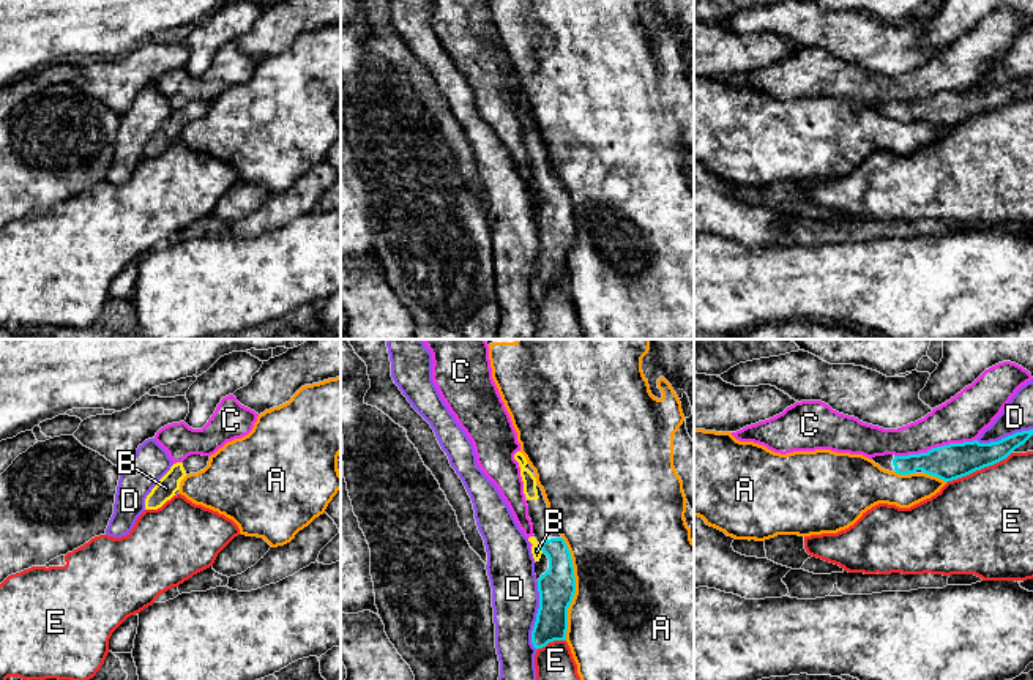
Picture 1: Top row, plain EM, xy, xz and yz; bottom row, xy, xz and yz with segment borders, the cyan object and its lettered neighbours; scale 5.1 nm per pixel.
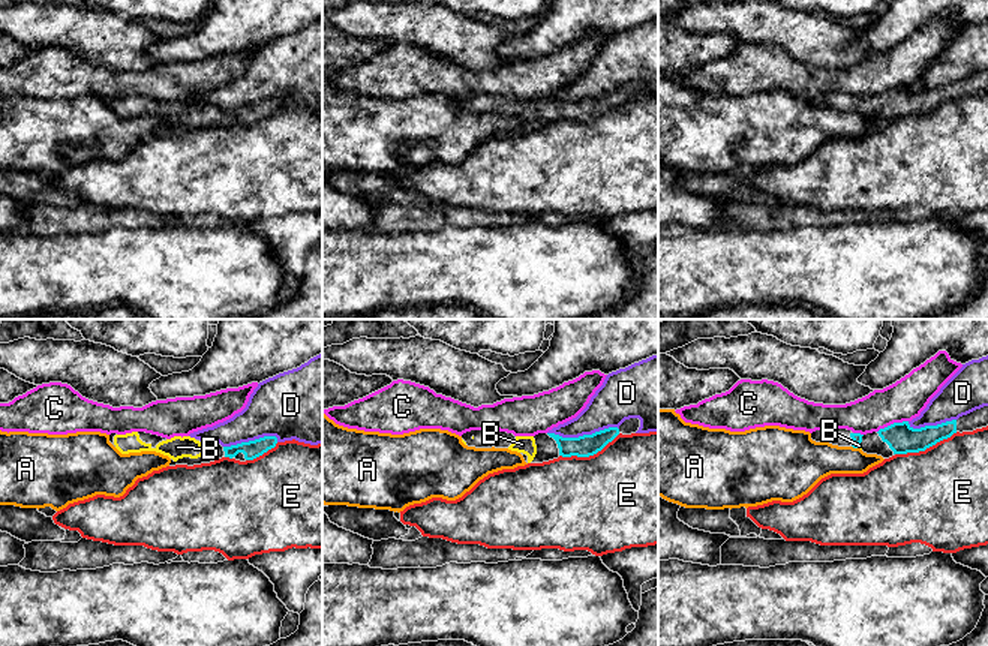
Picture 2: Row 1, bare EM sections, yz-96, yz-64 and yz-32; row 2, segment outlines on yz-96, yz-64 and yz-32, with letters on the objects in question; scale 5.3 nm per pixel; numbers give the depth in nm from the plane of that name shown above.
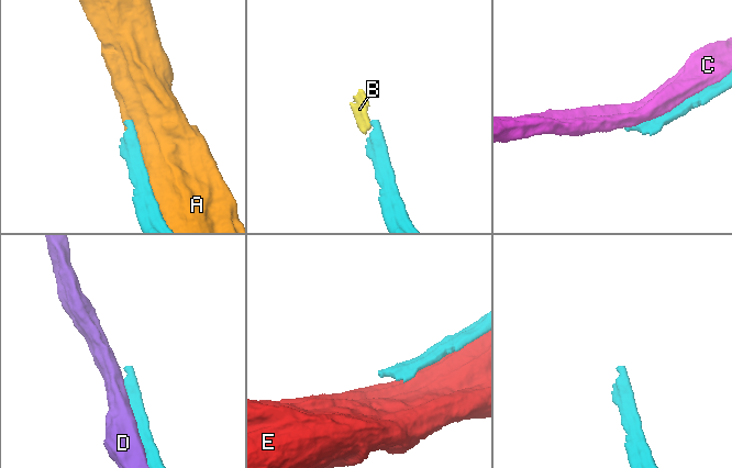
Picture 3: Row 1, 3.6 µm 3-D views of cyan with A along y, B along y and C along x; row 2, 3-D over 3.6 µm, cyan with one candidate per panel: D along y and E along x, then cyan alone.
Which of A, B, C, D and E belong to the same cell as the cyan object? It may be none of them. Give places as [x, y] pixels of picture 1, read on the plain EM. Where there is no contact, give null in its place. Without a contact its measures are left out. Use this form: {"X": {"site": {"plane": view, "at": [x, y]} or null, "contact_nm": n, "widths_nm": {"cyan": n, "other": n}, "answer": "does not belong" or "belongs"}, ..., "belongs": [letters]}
{"A": {"site": {"plane": "xz", "at": [574, 235]}, "contact_nm": 550, "widths_nm": {"cyan": 190, "other": 500}, "answer": "does not belong"}, "B": {"site": {"plane": "xz", "at": [541, 196]}, "contact_nm": 50, "widths_nm": {"cyan": 190, "other": 50}, "answer": "belongs"}, "C": {"site": {"plane": "yz", "at": [934, 95]}, "contact_nm": 420, "widths_nm": {"cyan": 180, "other": 240}, "answer": "does not belong"}, "D": {"site": {"plane": "xz", "at": [537, 262]}, "contact_nm": 360, "widths_nm": {"cyan": 190, "other": 240}, "answer": "does not belong"}, "E": {"site": {"plane": "yz", "at": [978, 115]}, "contact_nm": 380, "widths_nm": {"cyan": 180, "other": 460}, "answer": "does not belong"}, "belongs": ["B"]}

